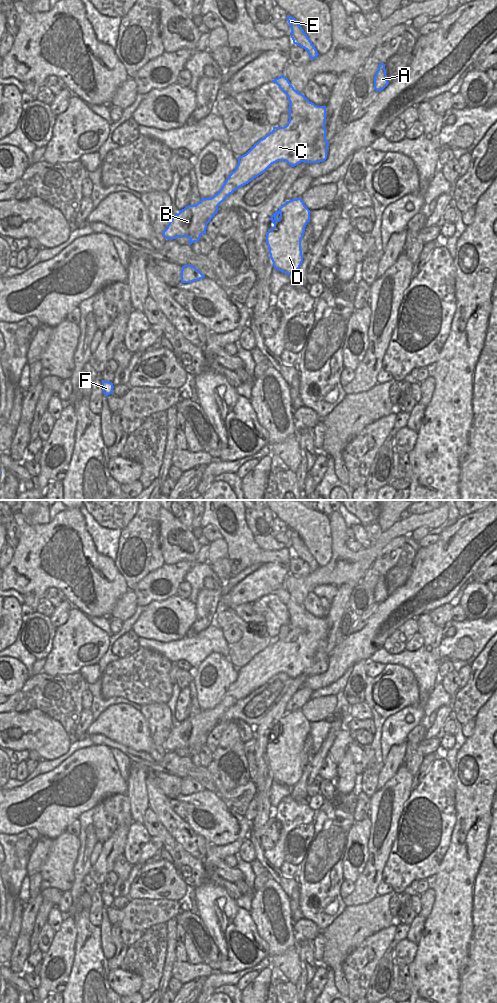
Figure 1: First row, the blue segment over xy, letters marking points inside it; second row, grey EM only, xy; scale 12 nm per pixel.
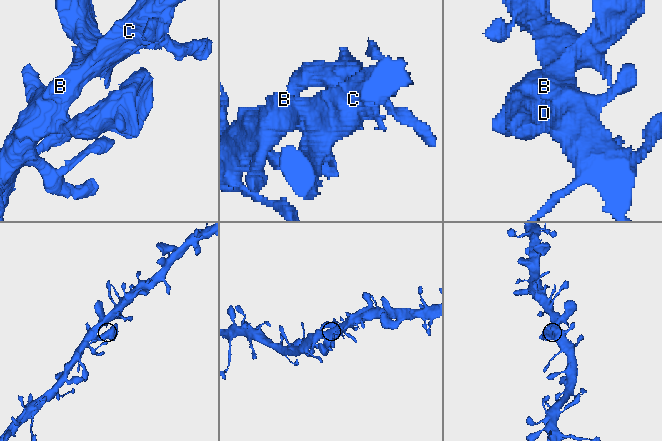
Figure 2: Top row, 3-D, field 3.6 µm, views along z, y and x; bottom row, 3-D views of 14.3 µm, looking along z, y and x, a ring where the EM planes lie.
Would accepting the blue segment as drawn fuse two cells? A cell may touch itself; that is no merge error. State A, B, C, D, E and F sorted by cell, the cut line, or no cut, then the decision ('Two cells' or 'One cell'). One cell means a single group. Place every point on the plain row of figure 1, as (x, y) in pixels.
Groups: A B C D E F. No split. One cell

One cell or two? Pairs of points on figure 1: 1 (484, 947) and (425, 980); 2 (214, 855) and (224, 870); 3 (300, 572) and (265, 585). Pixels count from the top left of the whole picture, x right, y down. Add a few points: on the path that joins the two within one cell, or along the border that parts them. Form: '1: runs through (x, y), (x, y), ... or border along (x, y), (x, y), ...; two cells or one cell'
1: runs through (469, 962), (452, 976), (440, 980); one cell
2: border along (223, 859), (220, 859), (214, 866), (214, 873); two cells
3: border along (288, 564), (288, 571), (290, 573); two cells

